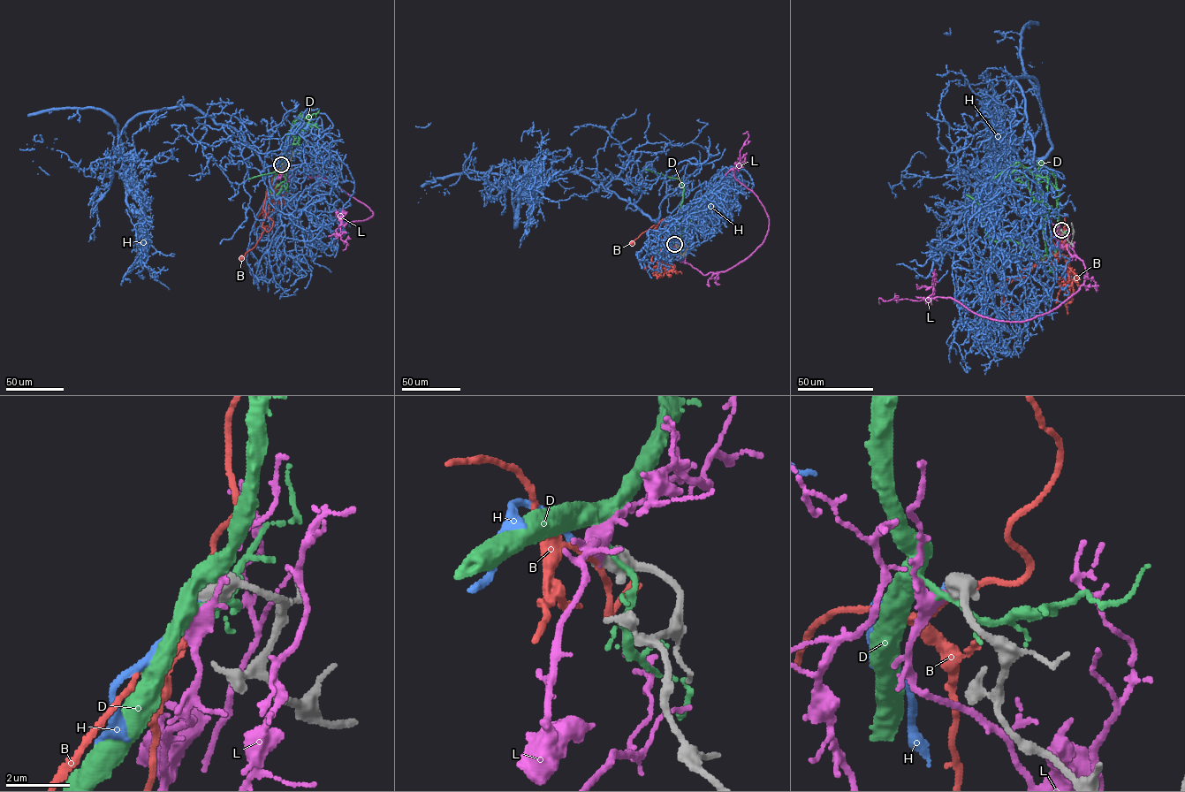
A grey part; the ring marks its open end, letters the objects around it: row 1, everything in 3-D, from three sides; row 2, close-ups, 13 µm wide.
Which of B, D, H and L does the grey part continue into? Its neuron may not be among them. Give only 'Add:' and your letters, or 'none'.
Add: H

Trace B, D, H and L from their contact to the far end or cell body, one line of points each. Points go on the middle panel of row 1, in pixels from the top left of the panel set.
B: (675, 245), (670, 240), (658, 247), (656, 237), (658, 231), (654, 228), (657, 226), (653, 225), (632, 243)
D: (675, 244), (663, 248), (664, 242), (677, 225), (682, 185), (678, 178), (645, 169)
H: (675, 244), (660, 253), (668, 223), (575, 172), (519, 199), (514, 168), (464, 171), (473, 143), (415, 126)
L: (675, 244), (672, 252), (707, 275), (732, 268), (763, 242), (768, 214), (733, 175), (748, 137), (743, 134)

